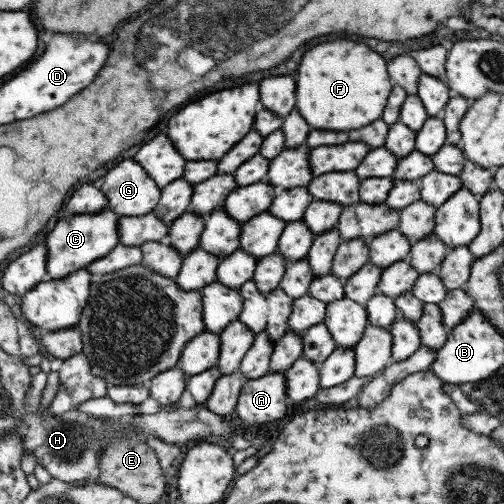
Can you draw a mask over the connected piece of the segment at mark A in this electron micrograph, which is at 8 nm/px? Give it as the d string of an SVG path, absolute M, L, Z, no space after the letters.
M268 371L261 378L245 379L234 410L244 425L259 426L282 418L287 401L284 374Z

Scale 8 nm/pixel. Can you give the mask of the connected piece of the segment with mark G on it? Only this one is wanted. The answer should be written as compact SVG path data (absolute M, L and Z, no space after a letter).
M123 159L108 170L99 190L108 201L108 210L117 218L152 213L160 198L160 188L133 159Z

